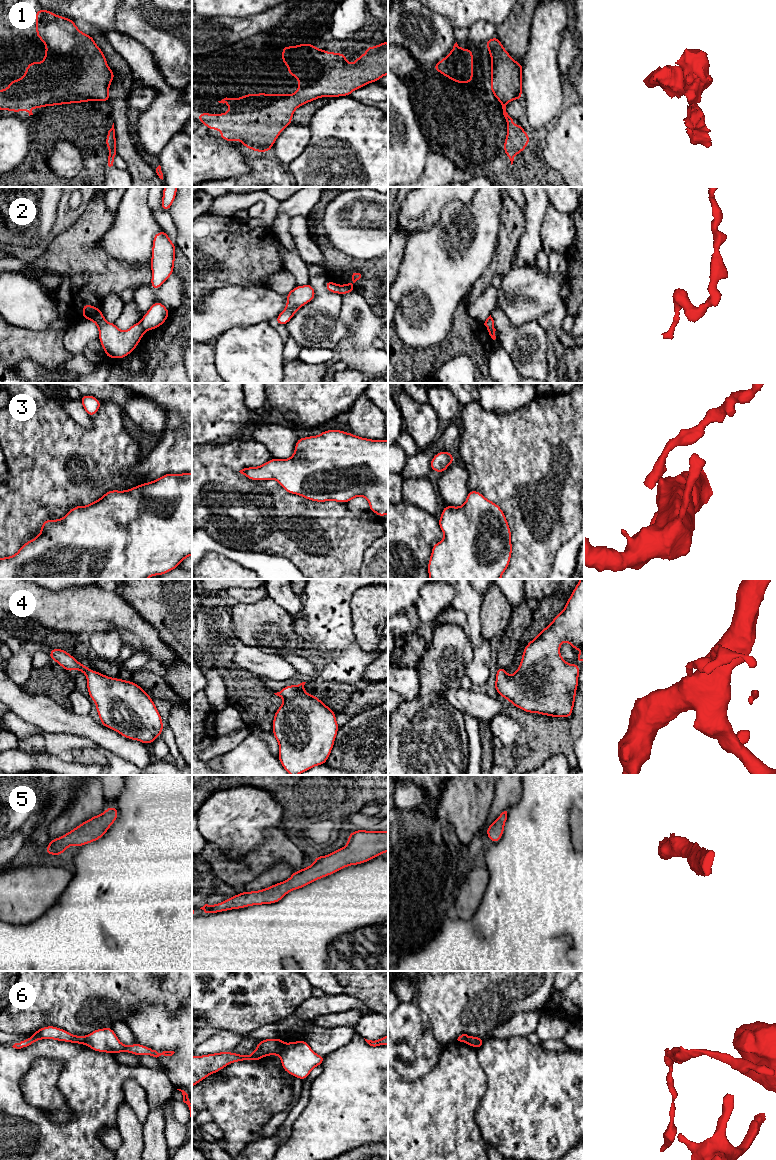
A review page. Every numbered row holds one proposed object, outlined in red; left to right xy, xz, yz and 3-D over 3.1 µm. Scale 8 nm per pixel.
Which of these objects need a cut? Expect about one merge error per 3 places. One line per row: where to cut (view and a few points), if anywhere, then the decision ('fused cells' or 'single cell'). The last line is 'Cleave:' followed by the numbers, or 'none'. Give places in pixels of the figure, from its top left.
1: no cut; single cell
2: cut in xy along (139, 323), (146, 330); fused cells
3: no cut; single cell
4: no cut; single cell
5: no cut; single cell
6: no cut; single cell
Cleave: 2

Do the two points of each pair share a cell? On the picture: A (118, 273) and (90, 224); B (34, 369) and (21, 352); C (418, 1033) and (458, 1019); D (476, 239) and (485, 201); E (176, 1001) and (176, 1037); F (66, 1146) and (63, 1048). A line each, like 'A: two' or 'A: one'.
A: one
B: two
C: two
D: one
E: two
F: one

